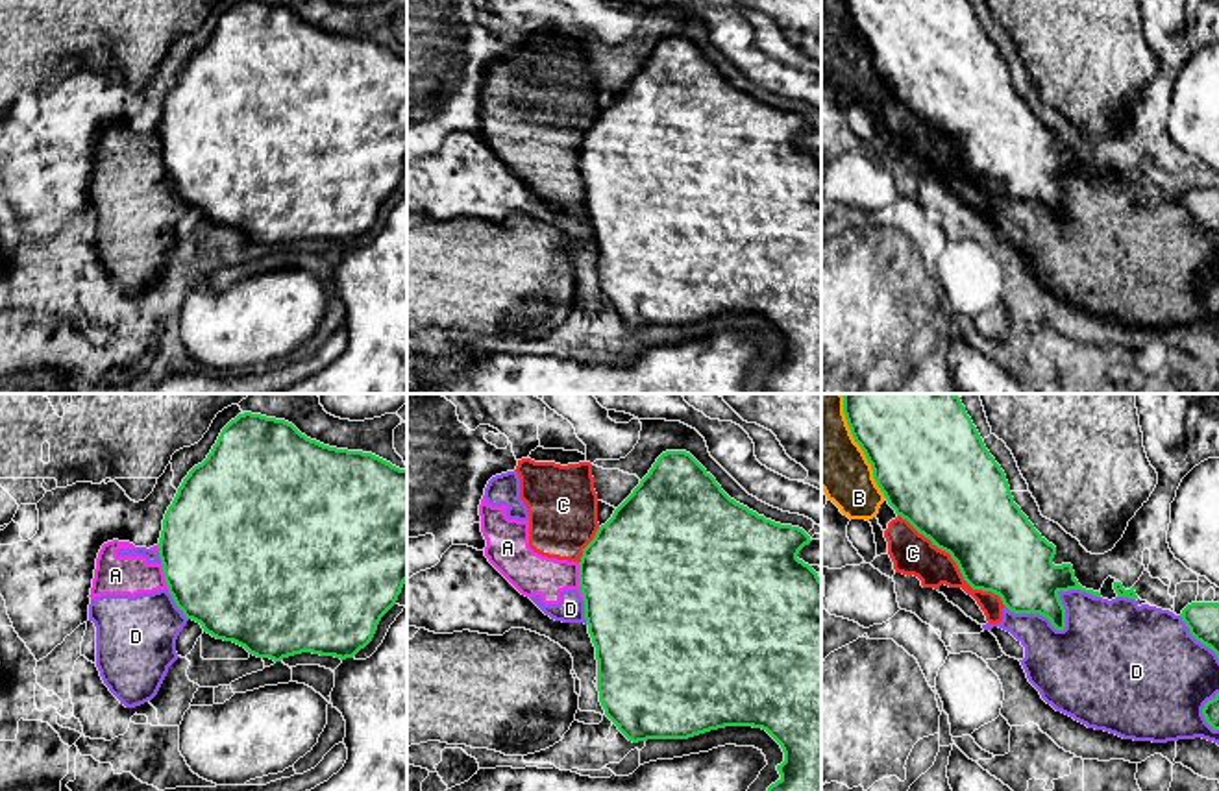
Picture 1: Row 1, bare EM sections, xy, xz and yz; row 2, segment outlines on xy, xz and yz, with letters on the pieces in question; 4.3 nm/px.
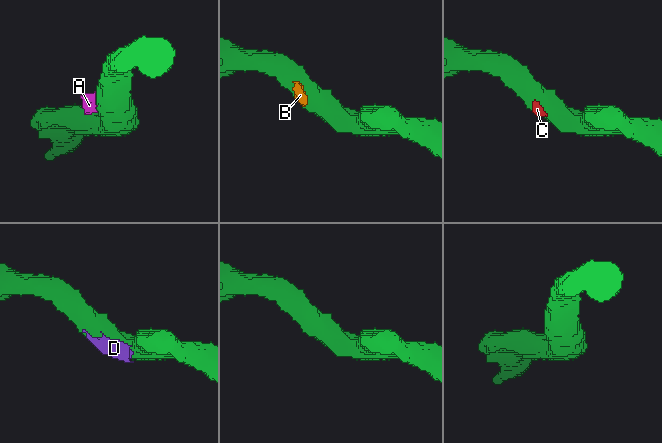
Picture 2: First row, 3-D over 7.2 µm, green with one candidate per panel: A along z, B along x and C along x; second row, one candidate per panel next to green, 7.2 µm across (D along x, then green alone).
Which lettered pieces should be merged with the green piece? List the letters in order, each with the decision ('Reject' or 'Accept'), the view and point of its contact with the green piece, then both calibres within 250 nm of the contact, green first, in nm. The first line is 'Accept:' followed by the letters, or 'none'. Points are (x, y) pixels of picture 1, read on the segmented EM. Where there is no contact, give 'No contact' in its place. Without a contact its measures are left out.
Accept: none
A: Reject. Touches green at xz (579, 581). Thickness 500 nm (green) against 190 nm
B: Reject. Touches green at yz (859, 444). Thickness 480 nm (green) against 300 nm
C: Reject. Touches green at yz (955, 560). Thickness 420 nm (green) against 180 nm
D: Reject. Touches green at yz (1064, 620). Thickness 280 nm (green) against 460 nm

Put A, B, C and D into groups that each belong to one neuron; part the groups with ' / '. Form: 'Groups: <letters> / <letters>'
Groups: A B C D

